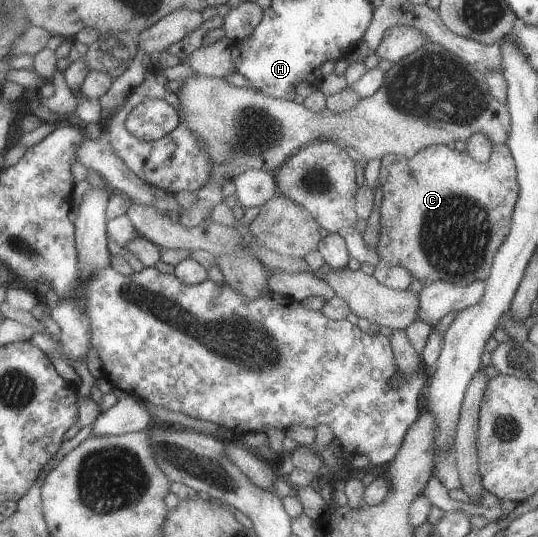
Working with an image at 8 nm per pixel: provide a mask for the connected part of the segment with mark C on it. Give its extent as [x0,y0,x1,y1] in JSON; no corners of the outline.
[375,144,518,285]

